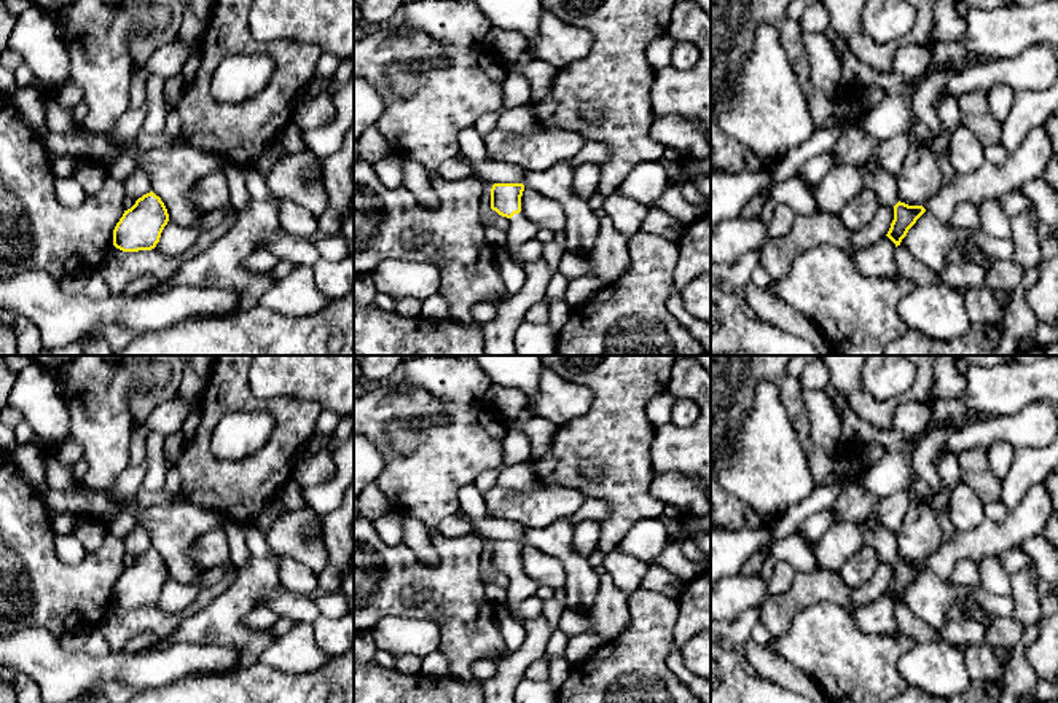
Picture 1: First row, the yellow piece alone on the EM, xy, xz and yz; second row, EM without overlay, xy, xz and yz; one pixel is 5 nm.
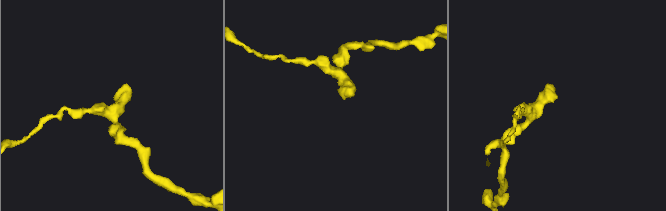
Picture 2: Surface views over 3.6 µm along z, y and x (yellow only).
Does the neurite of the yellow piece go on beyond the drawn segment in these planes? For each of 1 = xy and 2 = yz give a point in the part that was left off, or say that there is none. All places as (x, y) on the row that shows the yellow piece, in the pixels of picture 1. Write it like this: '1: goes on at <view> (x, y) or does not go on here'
1: does not go on here
2: does not go on here

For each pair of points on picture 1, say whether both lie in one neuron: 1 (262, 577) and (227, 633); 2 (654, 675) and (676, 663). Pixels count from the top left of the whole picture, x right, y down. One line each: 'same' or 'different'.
1: same
2: different

